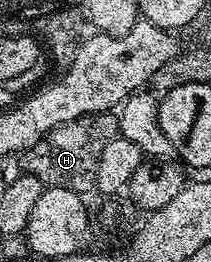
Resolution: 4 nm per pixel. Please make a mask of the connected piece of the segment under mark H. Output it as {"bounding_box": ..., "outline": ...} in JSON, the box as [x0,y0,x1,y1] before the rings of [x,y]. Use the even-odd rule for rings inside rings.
{"bounding_box":[19,113,118,193],"outline":[[[112,113],[83,115],[69,123],[58,125],[48,131],[34,145],[30,145],[19,156],[19,170],[26,175],[38,177],[45,187],[69,187],[71,191],[84,193],[93,186],[96,178],[98,157],[111,139],[117,138],[118,119]]]}

